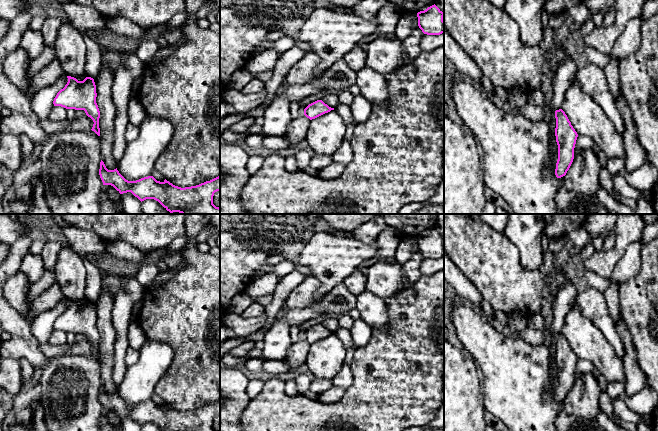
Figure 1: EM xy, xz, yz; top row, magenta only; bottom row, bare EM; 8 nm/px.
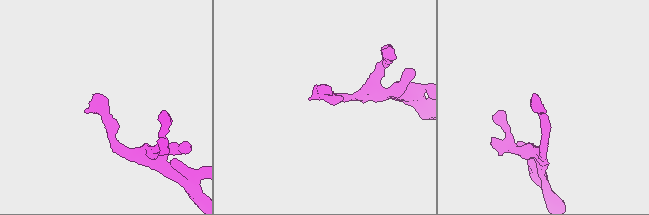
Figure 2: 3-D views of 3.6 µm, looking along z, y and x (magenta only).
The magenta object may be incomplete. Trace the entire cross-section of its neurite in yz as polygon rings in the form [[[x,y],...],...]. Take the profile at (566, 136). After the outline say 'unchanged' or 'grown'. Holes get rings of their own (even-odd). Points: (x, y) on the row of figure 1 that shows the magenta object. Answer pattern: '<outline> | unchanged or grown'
[[[562,109],[555,111],[555,118],[555,136],[558,145],[558,160],[555,175],[557,178],[561,178],[566,175],[573,162],[578,134]]] | unchanged

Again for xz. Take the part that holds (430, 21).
[[[434,4],[417,13],[418,26],[424,34],[440,35],[444,33],[444,13]]] | unchanged

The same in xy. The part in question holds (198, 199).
[[[102,160],[99,175],[103,185],[113,186],[120,194],[131,192],[141,202],[154,199],[170,213],[220,214],[220,208],[213,204],[214,193],[220,191],[220,175],[196,186],[181,188],[166,179],[157,181],[153,176],[128,181],[117,168],[108,170]]] | unchanged

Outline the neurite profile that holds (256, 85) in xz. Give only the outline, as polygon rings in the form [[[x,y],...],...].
[[[254,78],[241,89],[241,92],[244,94],[259,93],[262,92],[264,89],[265,82],[258,78]]]

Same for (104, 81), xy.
[[[102,65],[98,76],[94,79],[96,85],[96,103],[100,111],[100,148],[101,160],[108,170],[117,168],[117,163],[112,156],[114,140],[114,124],[116,108],[112,97],[112,85],[115,71],[109,65]]]

